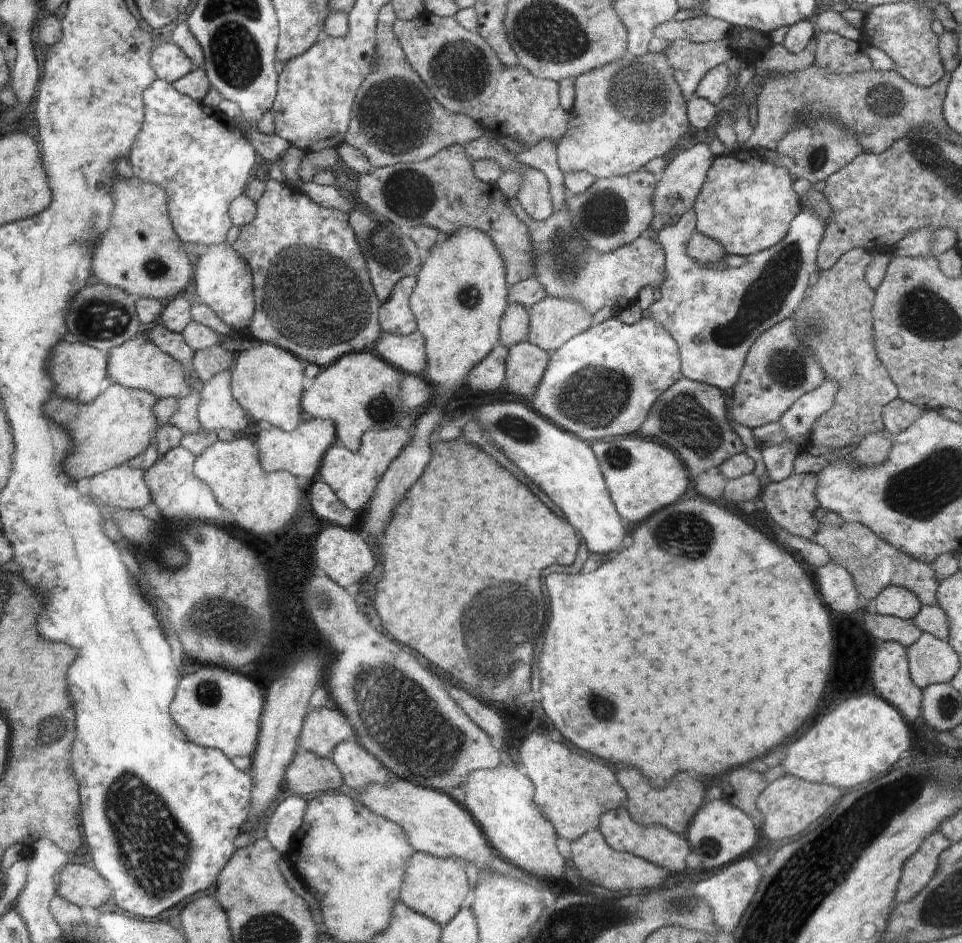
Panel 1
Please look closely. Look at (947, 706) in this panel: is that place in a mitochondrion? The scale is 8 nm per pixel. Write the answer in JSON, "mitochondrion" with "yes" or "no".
{"mitochondrion":"yes"}

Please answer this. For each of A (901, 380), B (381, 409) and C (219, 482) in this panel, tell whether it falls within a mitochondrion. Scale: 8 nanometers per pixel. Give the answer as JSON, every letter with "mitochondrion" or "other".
{"A":"other","B":"mitochondrion","C":"other"}

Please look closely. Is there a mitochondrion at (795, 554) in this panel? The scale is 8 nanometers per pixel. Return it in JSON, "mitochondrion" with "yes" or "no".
{"mitochondrion":"no"}

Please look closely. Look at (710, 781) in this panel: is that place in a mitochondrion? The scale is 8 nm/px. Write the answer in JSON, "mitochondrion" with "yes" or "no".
{"mitochondrion":"no"}

